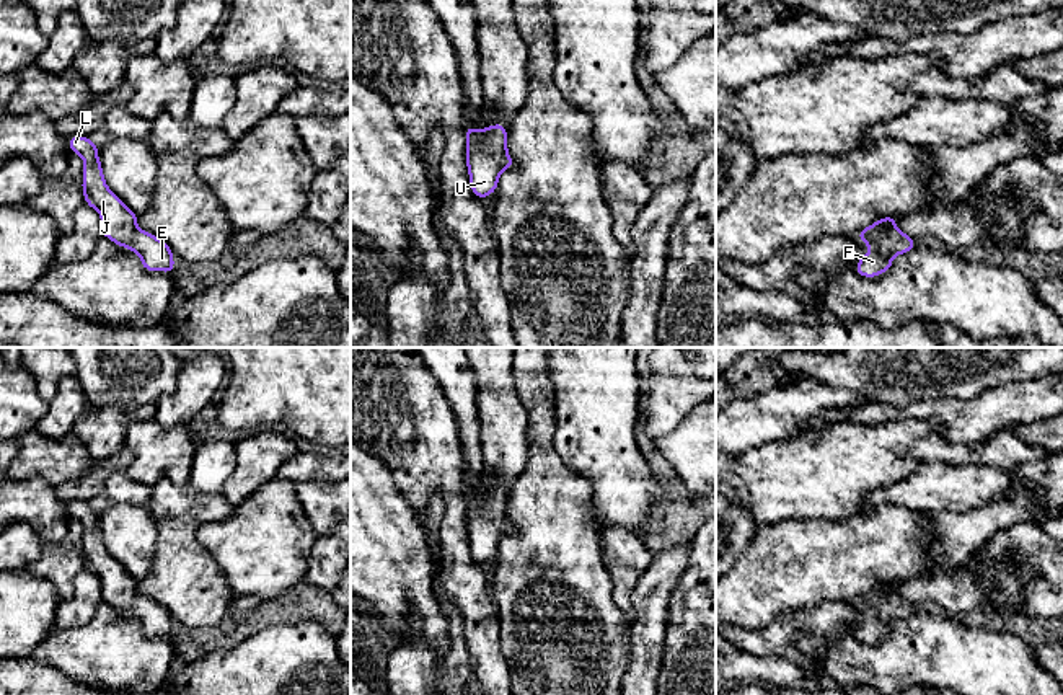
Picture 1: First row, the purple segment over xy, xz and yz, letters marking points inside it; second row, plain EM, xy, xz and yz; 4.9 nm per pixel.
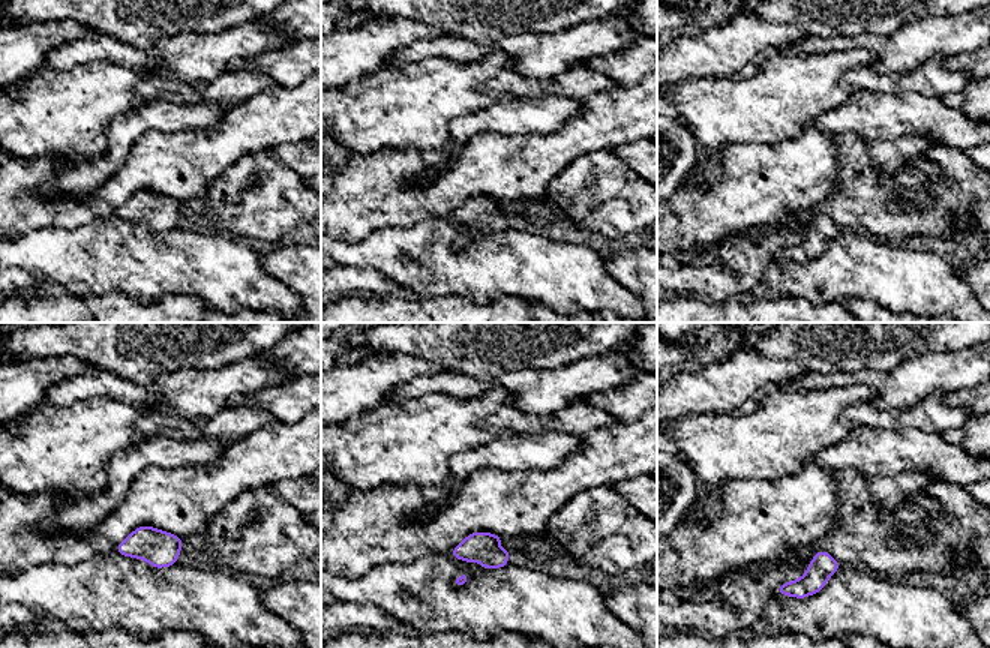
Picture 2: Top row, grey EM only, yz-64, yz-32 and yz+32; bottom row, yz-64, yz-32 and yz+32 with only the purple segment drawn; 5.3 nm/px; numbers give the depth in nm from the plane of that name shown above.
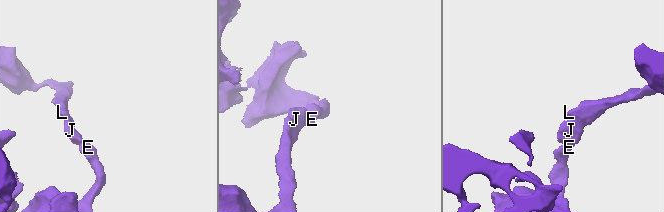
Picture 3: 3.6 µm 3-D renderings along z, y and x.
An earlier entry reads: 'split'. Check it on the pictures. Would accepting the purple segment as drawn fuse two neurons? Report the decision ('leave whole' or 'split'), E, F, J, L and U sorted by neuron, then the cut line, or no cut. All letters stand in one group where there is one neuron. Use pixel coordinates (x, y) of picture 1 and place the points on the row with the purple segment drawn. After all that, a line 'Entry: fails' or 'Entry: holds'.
leave whole | E F J L U | no cut
Entry: fails

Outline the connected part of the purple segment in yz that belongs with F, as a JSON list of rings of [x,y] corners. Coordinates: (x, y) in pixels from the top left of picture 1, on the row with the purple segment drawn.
[[[884,217],[871,227],[862,228],[858,238],[872,248],[856,264],[856,272],[864,277],[876,277],[892,268],[895,255],[908,253],[916,240],[900,232],[895,225],[895,217]]]

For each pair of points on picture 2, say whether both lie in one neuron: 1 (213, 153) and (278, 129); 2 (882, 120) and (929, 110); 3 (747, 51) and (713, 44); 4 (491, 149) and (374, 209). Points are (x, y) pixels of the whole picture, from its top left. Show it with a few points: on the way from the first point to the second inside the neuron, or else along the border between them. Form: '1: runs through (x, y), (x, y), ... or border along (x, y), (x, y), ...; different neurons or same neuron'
1: runs through (230, 140), (243, 129), (261, 129); same neuron
2: runs through (894, 116), (917, 114); same neuron
3: runs through (738, 51), (722, 51); same neuron
4: runs through (462, 176), (435, 200), (402, 203); same neuron

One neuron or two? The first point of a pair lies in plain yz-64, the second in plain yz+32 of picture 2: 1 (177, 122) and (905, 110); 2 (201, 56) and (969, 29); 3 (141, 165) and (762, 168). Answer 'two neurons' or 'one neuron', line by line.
1: one neuron
2: one neuron
3: one neuron

